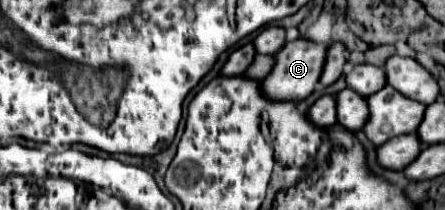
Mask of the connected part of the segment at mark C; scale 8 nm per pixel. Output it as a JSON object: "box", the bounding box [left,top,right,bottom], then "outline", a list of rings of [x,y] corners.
{"box":[261,37,329,101],"outline":[[[305,37],[285,43],[285,47],[275,55],[277,63],[275,63],[273,71],[261,81],[263,93],[275,101],[291,101],[291,99],[301,101],[301,99],[309,97],[321,77],[327,49],[329,49],[329,43],[315,43]]]}

